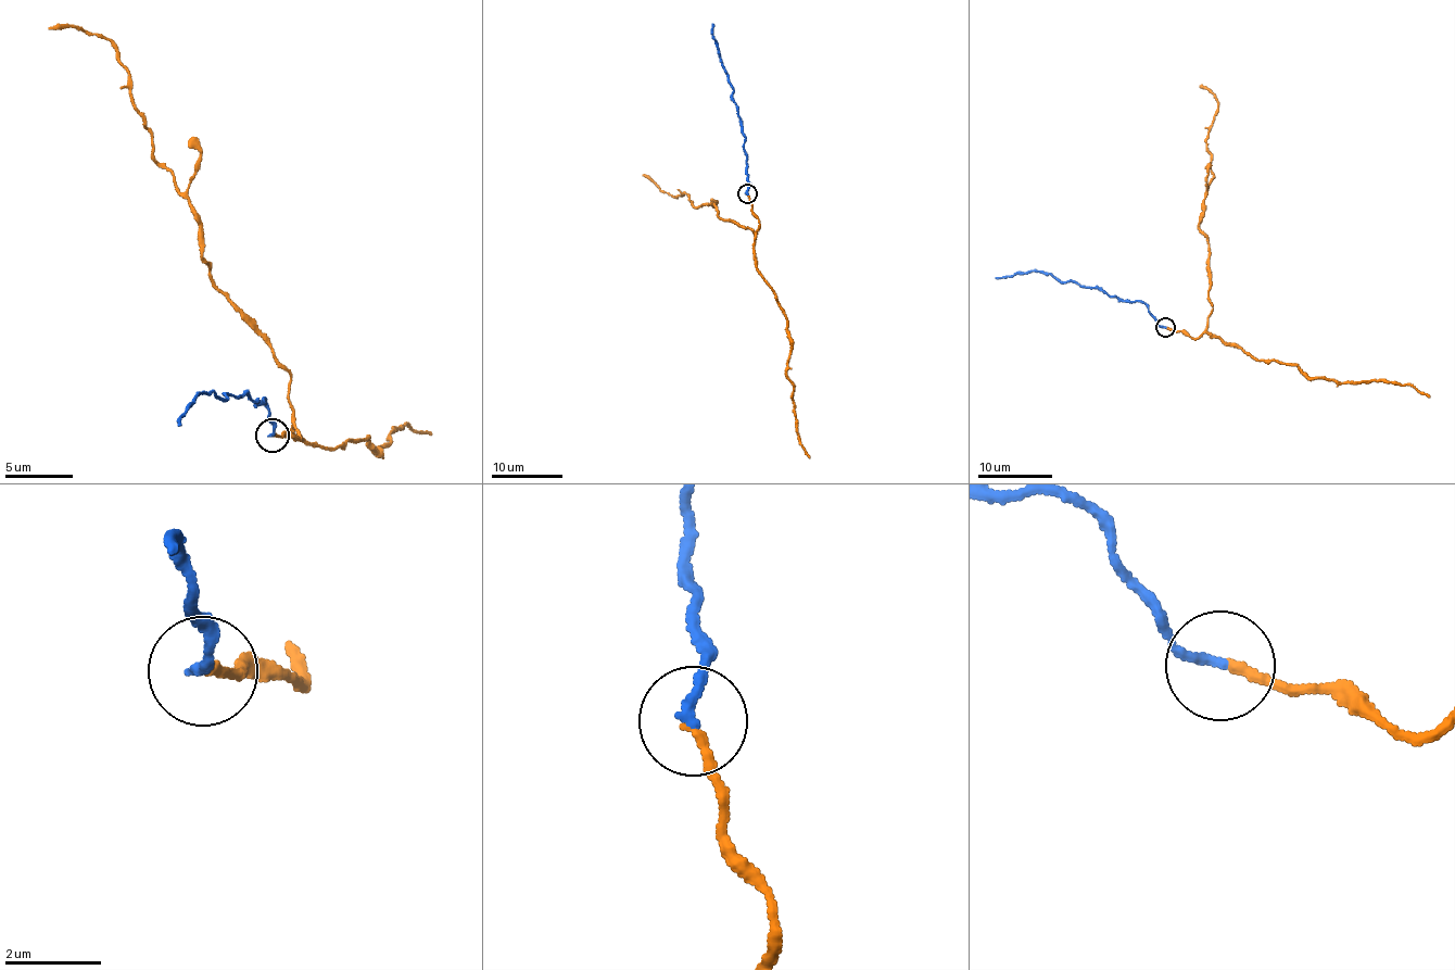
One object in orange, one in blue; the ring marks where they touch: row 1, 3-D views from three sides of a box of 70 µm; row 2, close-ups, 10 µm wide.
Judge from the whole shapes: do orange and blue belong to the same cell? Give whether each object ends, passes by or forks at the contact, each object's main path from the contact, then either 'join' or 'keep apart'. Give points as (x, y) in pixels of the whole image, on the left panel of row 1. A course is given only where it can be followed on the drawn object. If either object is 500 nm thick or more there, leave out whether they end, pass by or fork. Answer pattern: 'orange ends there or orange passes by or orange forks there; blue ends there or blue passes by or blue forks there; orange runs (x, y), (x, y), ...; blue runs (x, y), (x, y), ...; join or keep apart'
orange ends there; blue ends there; orange runs (273, 435), (301, 437), (289, 368), (214, 282), (197, 210), (153, 158), (121, 52), (72, 25), (47, 28); blue runs (273, 435), (270, 407), (244, 393), (238, 399), (227, 392), (226, 400), (211, 390), (199, 394), (177, 427); join

